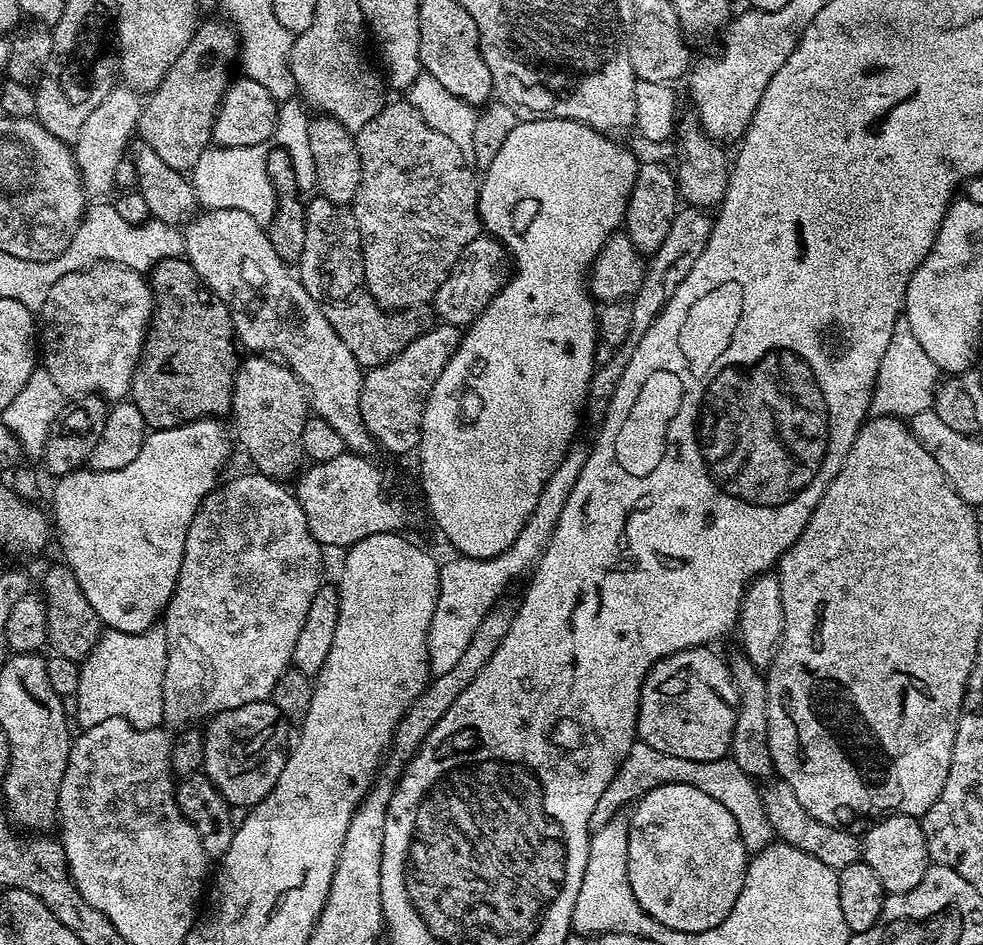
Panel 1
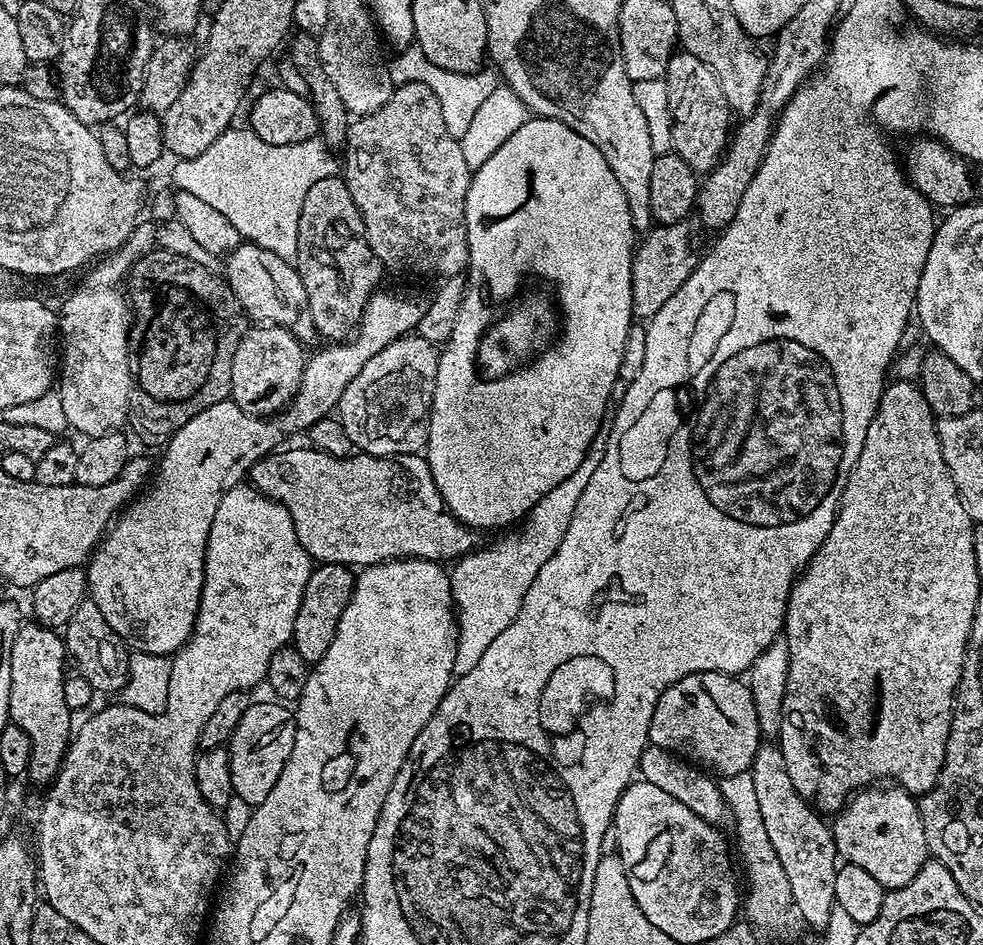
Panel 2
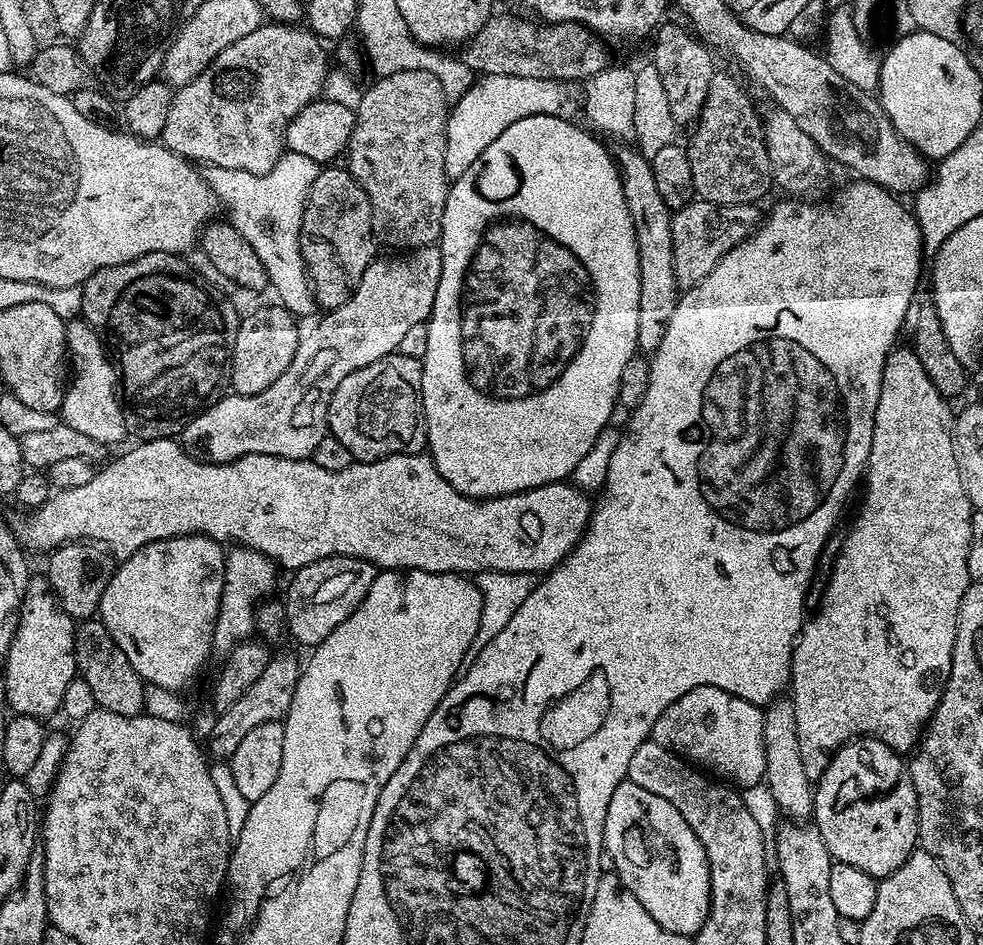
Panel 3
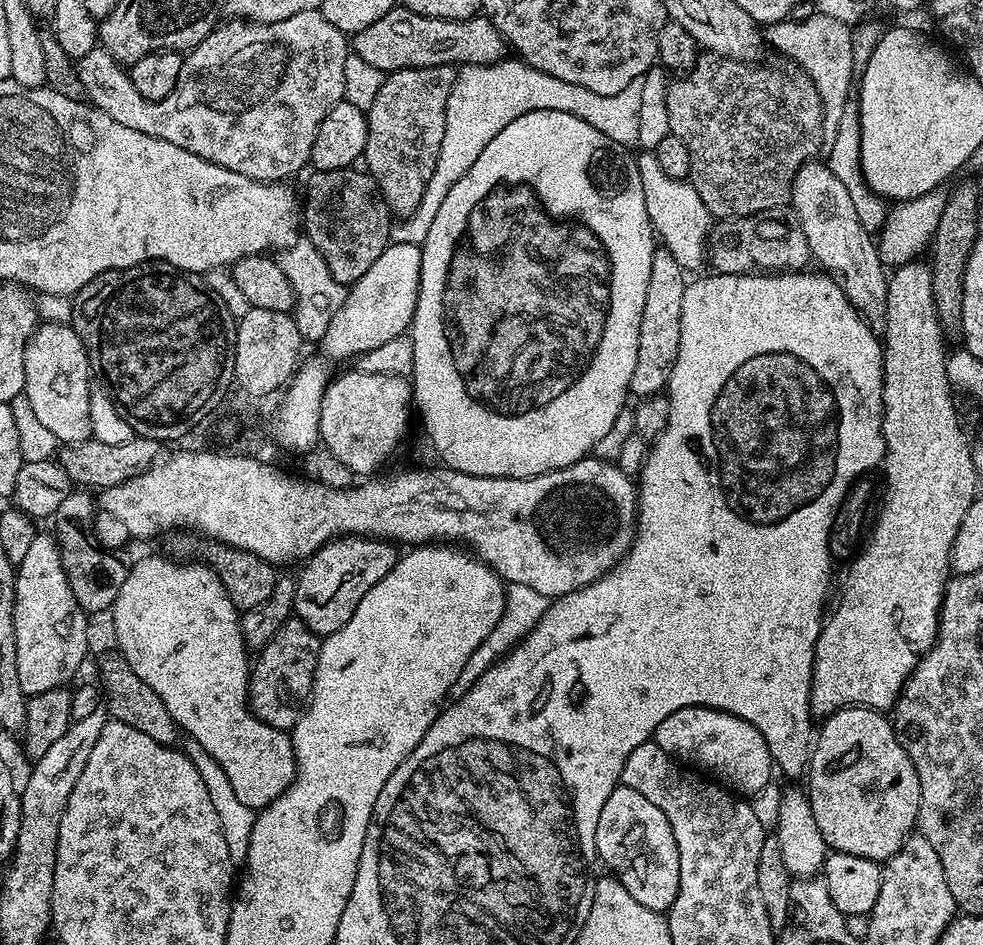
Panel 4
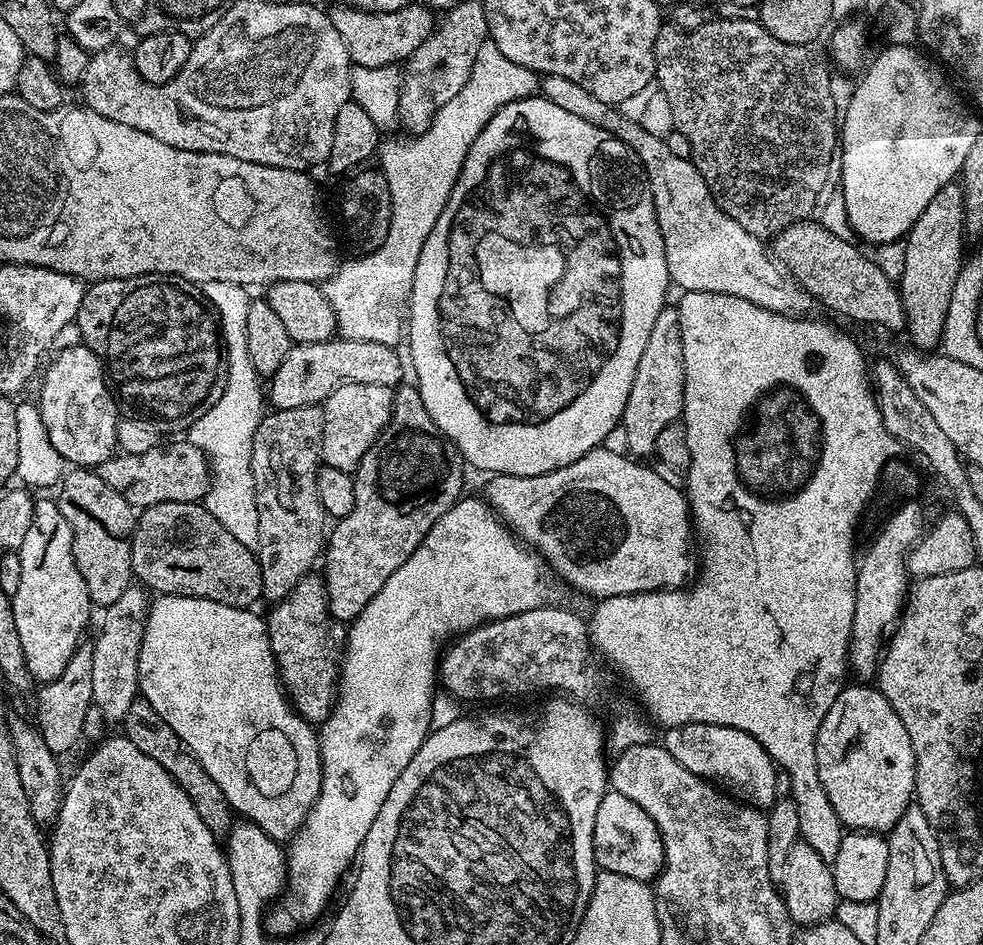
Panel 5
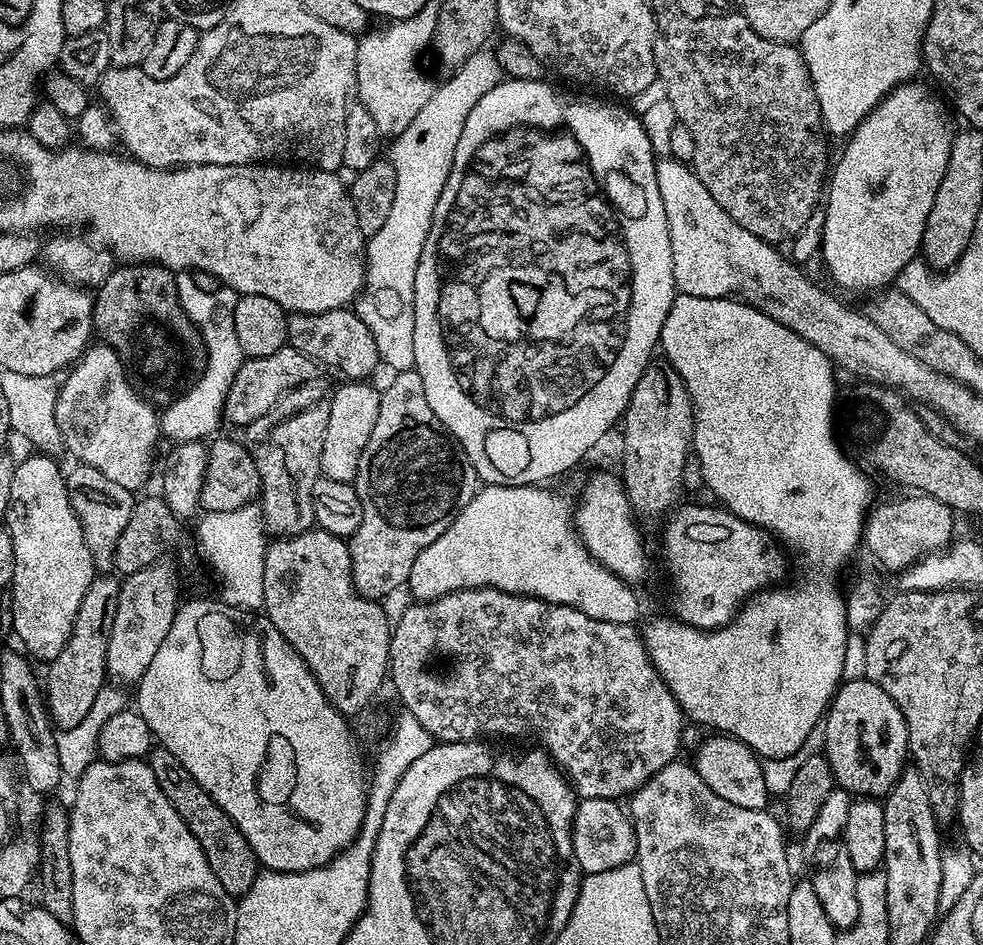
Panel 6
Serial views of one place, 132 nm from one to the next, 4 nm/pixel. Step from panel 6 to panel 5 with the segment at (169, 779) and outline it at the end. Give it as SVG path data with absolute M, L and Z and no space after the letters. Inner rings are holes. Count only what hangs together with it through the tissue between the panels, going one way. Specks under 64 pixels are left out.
M138 698L124 715L122 727L123 735L127 736L130 742L134 742L134 746L138 746L142 754L154 758L154 762L158 762L182 786L182 790L186 790L186 798L194 802L194 810L202 814L202 822L210 826L212 833L218 838L227 837L234 823L234 813L227 798L222 794L222 790L218 790L218 782L214 782L214 778L206 774L202 762L198 762L196 755L182 742L182 738L178 738L178 734L174 734L174 730L170 730L170 726L166 726L162 718L158 718L158 710L154 710L150 702Z

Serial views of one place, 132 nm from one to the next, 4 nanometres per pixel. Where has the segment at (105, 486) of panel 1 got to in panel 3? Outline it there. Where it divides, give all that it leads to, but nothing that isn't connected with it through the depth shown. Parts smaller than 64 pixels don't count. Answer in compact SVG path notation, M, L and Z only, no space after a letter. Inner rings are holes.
M428 244L425 248L388 255L392 256L385 260L373 259L352 297L342 306L324 314L309 332L307 329L301 335L294 362L286 366L286 374L282 374L274 386L253 396L227 394L217 404L209 403L183 425L178 439L194 459L204 460L207 464L225 464L250 454L270 454L295 460L311 457L314 446L318 446L328 432L328 407L330 398L334 398L334 390L338 390L338 382L342 382L342 378L353 370L362 370L362 366L370 366L370 362L378 362L378 358L391 356L399 349L402 337L414 326L425 323L432 313L434 294L438 294L438 278L442 276L439 247ZM175 536L174 538L166 538L165 540L155 540L139 548L133 556L121 559L121 564L115 565L114 571L106 590L102 594L102 602L98 619L106 626L106 630L110 630L110 638L114 638L114 642L118 646L118 650L122 650L122 654L126 654L126 658L130 658L130 666L134 666L134 670L138 670L138 674L149 685L157 684L163 688L169 688L170 691L179 693L180 688L184 688L188 684L188 676L196 676L204 668L204 663L208 660L208 655L213 655L212 635L214 634L214 626L218 616L218 606L222 598L222 586L224 585L224 558L226 555L221 541L212 540L208 536Z

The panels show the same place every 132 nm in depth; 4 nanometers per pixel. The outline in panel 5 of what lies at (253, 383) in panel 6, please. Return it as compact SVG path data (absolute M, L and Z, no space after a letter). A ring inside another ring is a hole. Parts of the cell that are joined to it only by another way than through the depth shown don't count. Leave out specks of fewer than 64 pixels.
M333 338L313 344L293 344L282 358L282 366L270 378L266 396L276 410L290 410L298 406L323 405L324 400L338 386L350 382L370 382L370 386L395 389L405 379L406 364L400 361L399 351L382 342L362 342Z

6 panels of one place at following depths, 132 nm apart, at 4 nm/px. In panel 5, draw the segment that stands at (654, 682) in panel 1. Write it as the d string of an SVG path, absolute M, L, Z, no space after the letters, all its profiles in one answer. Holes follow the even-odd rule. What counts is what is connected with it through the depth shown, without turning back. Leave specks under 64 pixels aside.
M684 724L681 728L669 728L663 733L662 746L672 755L674 762L682 762L690 774L698 774L702 779L719 786L735 799L748 803L752 808L768 810L777 801L776 772L778 765L762 750L762 742L750 738L746 730L734 730L730 726L710 726L709 724Z

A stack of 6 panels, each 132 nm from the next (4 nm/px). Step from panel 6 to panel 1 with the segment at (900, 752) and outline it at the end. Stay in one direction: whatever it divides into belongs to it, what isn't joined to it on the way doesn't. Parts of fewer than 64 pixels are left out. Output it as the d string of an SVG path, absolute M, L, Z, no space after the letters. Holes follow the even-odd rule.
M885 816L873 823L868 833L862 836L863 863L878 874L885 893L909 892L922 882L930 866L928 847L920 820L915 816Z

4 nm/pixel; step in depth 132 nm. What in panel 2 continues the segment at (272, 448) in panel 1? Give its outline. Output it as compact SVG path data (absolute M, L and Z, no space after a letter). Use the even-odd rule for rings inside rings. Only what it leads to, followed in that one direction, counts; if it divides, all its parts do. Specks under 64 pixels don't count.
M252 326L245 331L232 359L231 400L251 416L272 418L285 411L300 391L305 345L285 328Z

